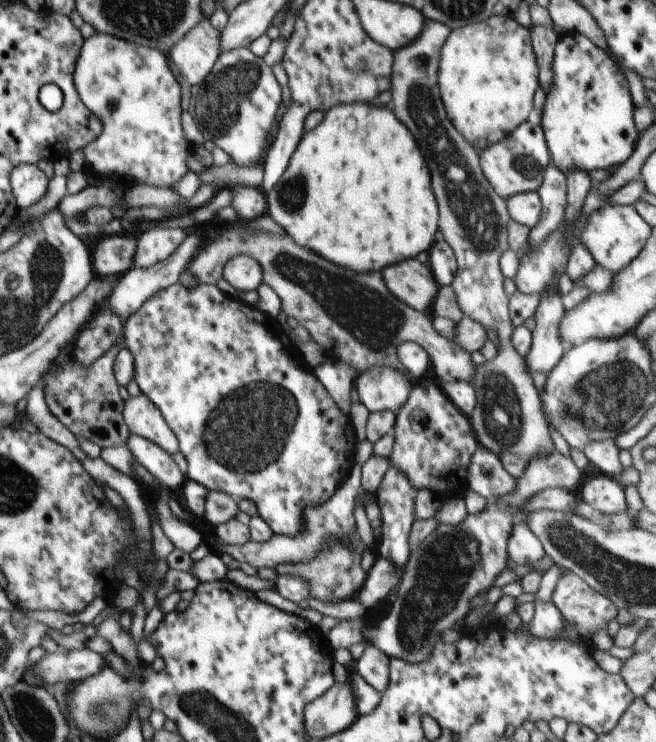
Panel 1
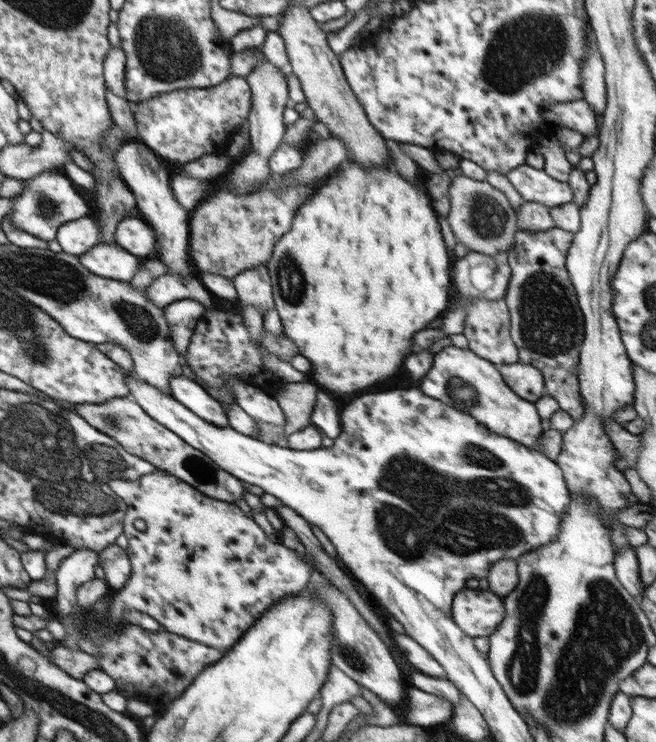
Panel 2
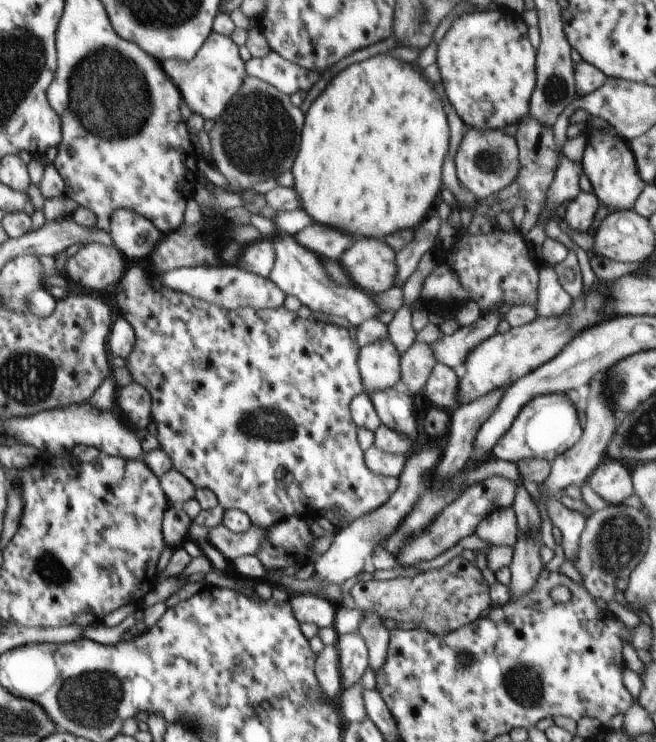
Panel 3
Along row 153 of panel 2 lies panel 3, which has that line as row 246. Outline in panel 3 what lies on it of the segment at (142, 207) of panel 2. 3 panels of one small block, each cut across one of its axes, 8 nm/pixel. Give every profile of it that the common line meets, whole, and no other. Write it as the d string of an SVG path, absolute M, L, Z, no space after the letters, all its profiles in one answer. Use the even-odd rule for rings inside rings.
M132 209L116 211L107 229L113 245L130 260L150 256L164 236L151 220Z

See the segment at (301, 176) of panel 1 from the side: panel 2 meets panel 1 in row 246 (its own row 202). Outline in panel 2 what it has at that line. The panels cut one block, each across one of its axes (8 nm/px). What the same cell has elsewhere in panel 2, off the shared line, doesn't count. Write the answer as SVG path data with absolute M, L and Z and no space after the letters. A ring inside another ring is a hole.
M351 160L338 169L338 171L324 179L317 191L305 200L296 211L294 222L290 231L274 245L270 260L266 268L271 276L271 287L275 309L278 311L285 335L294 341L300 355L305 356L312 363L312 370L308 372L309 381L314 382L318 388L330 390L333 395L356 394L362 392L378 382L384 382L400 372L404 360L412 352L412 338L418 330L428 328L430 322L444 315L444 310L449 308L450 284L450 260L448 250L442 239L438 216L431 200L428 198L424 182L409 183L398 172L395 166L362 166Z

